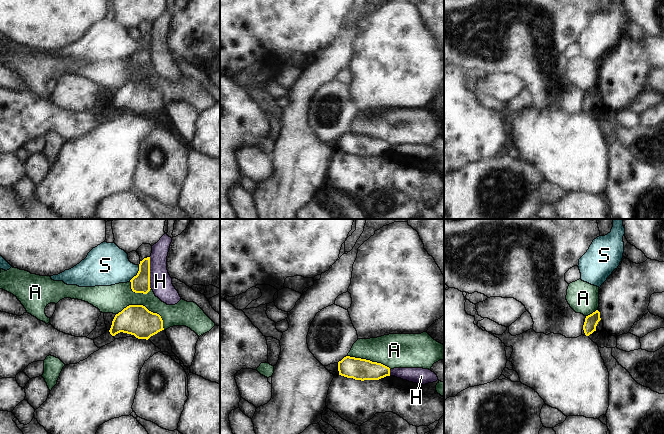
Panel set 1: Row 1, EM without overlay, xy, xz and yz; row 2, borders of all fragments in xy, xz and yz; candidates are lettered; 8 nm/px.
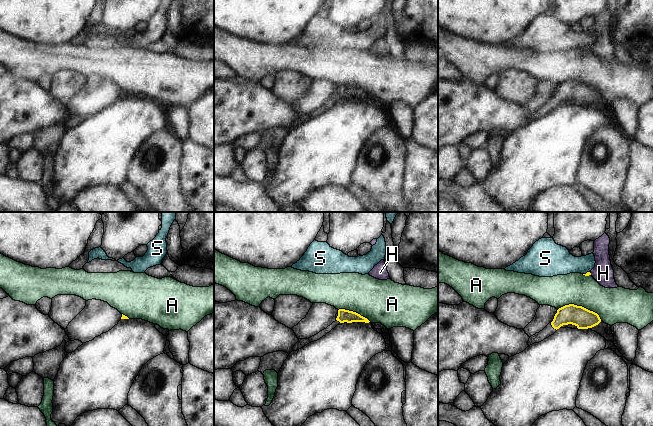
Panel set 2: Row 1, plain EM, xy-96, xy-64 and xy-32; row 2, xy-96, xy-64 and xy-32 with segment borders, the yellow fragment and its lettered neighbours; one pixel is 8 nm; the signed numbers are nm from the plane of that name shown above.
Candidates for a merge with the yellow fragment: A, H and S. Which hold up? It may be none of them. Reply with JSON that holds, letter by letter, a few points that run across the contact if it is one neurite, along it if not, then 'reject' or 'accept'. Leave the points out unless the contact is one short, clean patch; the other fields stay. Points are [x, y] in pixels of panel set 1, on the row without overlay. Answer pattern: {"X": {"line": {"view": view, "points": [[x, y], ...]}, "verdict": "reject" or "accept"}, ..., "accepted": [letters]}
{"A": {"verdict": "reject"}, "H": {"verdict": "reject"}, "S": {"line": {"view": "xy", "points": [[139, 41], [138, 48], [129, 56]]}, "verdict": "reject"}, "accepted": []}

